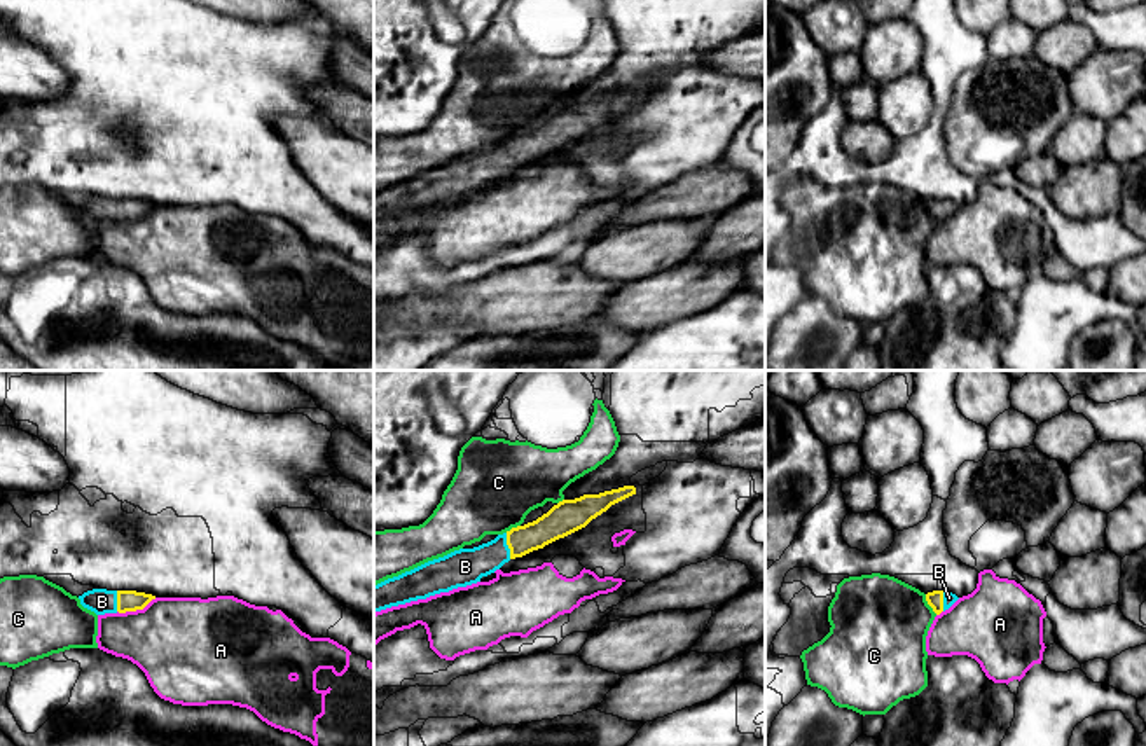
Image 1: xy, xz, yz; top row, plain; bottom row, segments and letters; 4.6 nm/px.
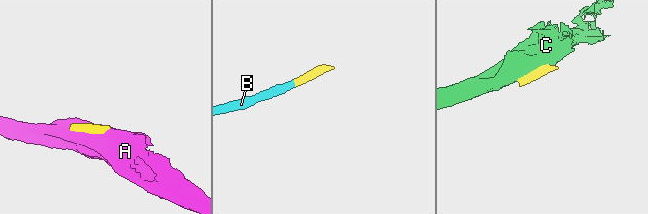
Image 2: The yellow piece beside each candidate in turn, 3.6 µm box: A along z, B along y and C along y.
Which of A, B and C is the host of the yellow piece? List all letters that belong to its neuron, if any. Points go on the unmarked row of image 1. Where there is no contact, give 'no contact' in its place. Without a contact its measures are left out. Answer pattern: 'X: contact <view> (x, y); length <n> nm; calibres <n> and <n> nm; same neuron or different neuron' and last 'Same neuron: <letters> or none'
A: contact xy (137, 217); length 200 nm; calibres 100 and 420 nm; different neuron
B: contact xz (507, 152); length 120 nm; calibres 140 and 170 nm; same neuron
C: contact yz (930, 214); length 110 nm; calibres 80 and 440 nm; different neuron
Same neuron: B

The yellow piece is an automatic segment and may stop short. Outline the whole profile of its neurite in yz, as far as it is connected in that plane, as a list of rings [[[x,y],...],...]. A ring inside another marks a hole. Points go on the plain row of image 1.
[[[933,199],[926,203],[928,213],[933,217],[936,224],[949,218],[959,206],[947,199]]]

